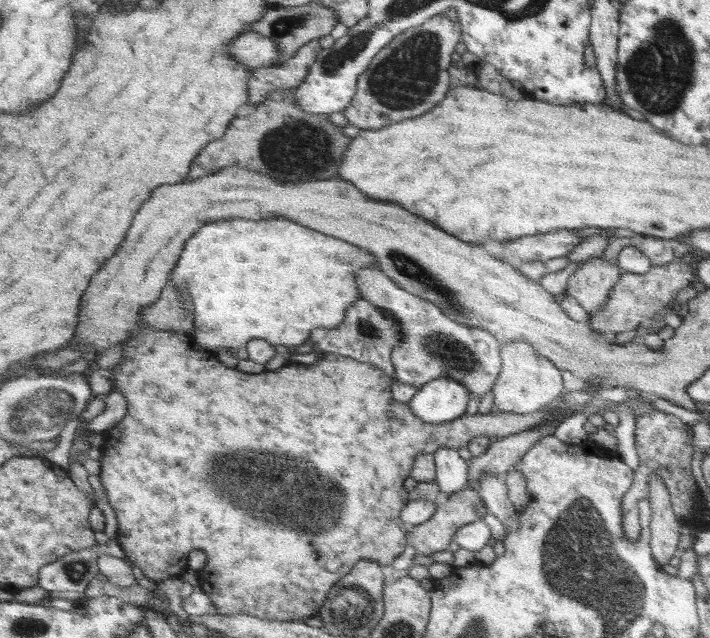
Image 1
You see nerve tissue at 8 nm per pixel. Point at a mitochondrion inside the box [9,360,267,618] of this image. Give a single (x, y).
(77, 570)

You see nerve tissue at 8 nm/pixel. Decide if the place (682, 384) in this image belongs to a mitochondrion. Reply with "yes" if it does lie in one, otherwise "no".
no

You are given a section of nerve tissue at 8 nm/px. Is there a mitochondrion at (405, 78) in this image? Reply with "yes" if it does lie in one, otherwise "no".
yes

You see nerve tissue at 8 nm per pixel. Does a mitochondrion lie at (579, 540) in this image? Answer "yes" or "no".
yes

